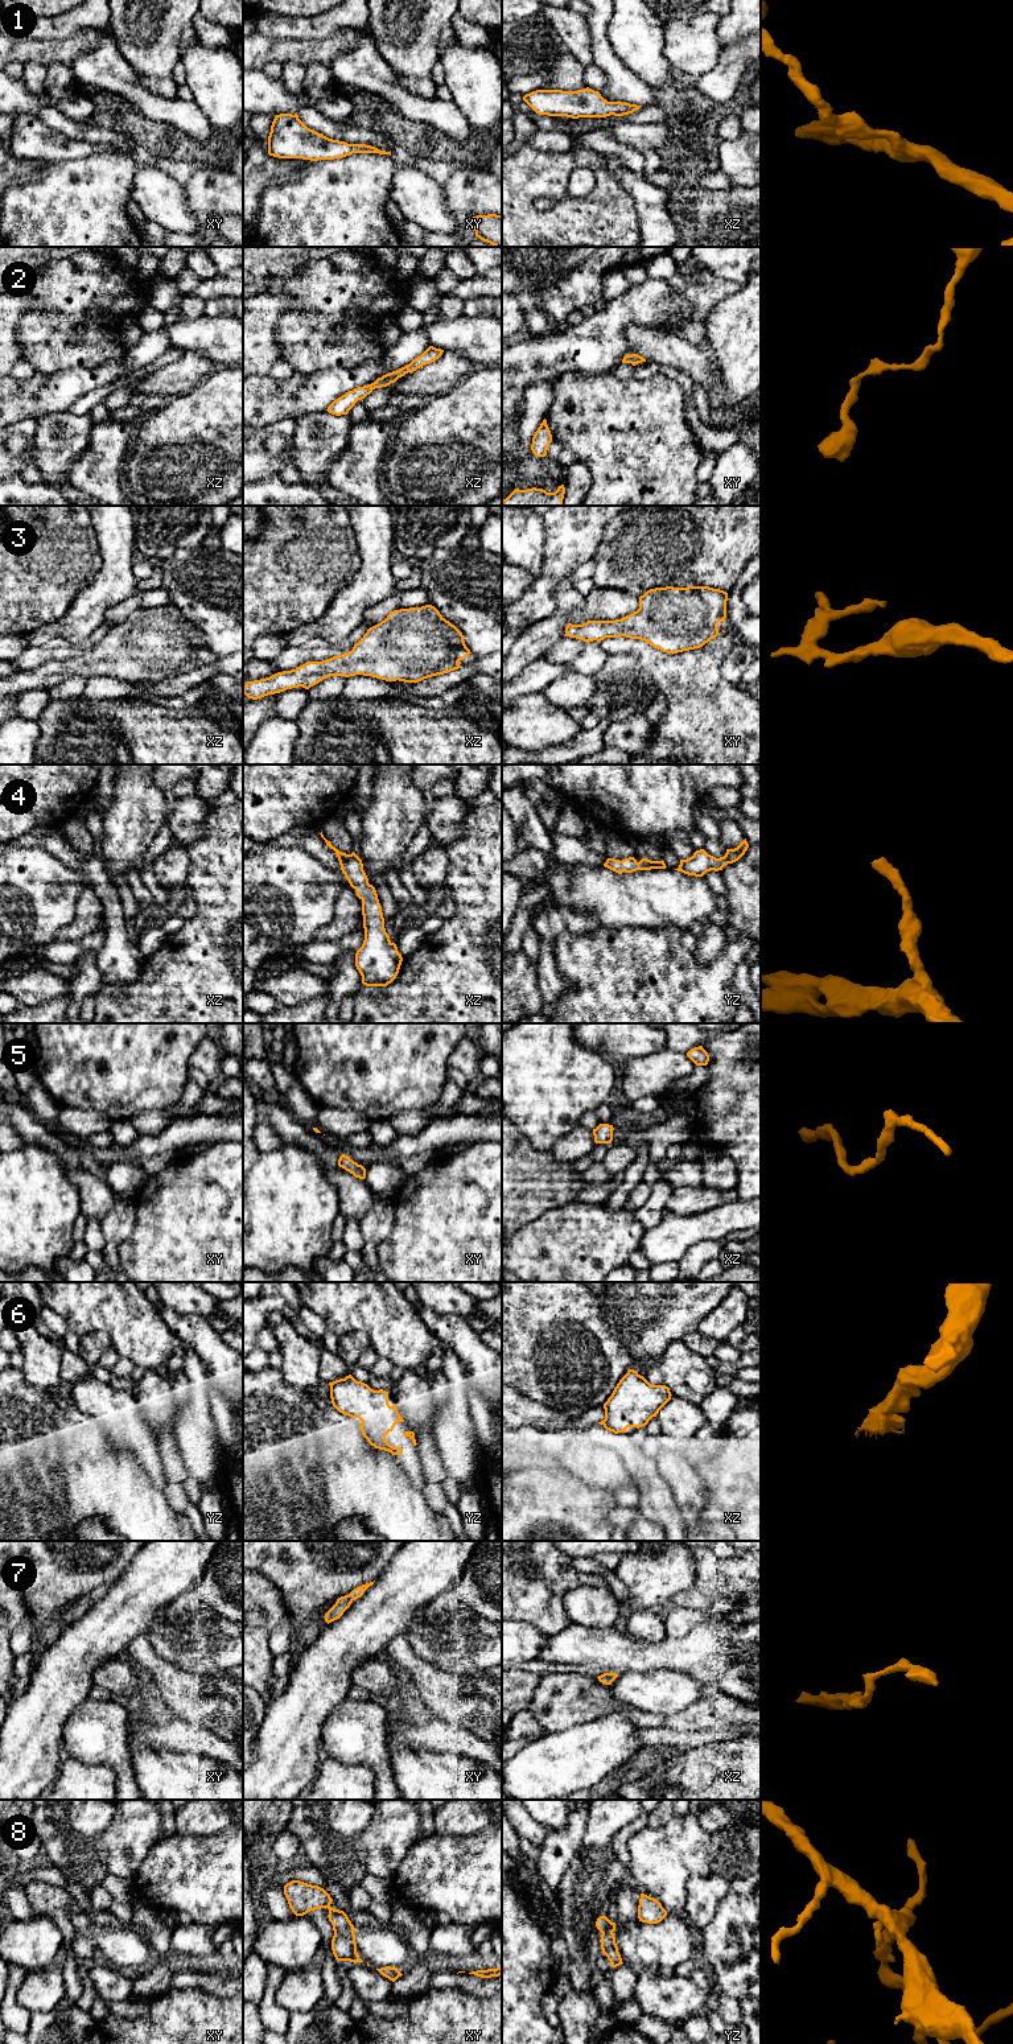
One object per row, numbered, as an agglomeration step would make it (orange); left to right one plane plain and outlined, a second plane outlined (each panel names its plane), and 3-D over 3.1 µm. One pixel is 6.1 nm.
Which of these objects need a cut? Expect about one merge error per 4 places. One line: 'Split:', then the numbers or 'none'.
Split: 8

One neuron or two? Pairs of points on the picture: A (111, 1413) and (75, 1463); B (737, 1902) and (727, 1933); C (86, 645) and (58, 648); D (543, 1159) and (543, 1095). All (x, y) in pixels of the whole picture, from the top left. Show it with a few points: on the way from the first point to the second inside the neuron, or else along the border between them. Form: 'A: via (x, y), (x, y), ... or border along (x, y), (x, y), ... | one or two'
A: border along (99, 1426), (103, 1435), (112, 1445), (124, 1449) | two
B: via (737, 1909), (737, 1916), (729, 1925) | one
C: via (79, 648), (65, 648) | one
D: border along (519, 1132), (532, 1146), (550, 1153) | two

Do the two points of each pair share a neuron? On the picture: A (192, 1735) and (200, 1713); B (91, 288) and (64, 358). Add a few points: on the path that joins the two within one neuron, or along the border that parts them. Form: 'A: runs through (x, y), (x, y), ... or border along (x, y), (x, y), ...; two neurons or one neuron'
A: border along (178, 1718), (197, 1725); two neurons
B: runs through (74, 305), (62, 317), (62, 341); one neuron

